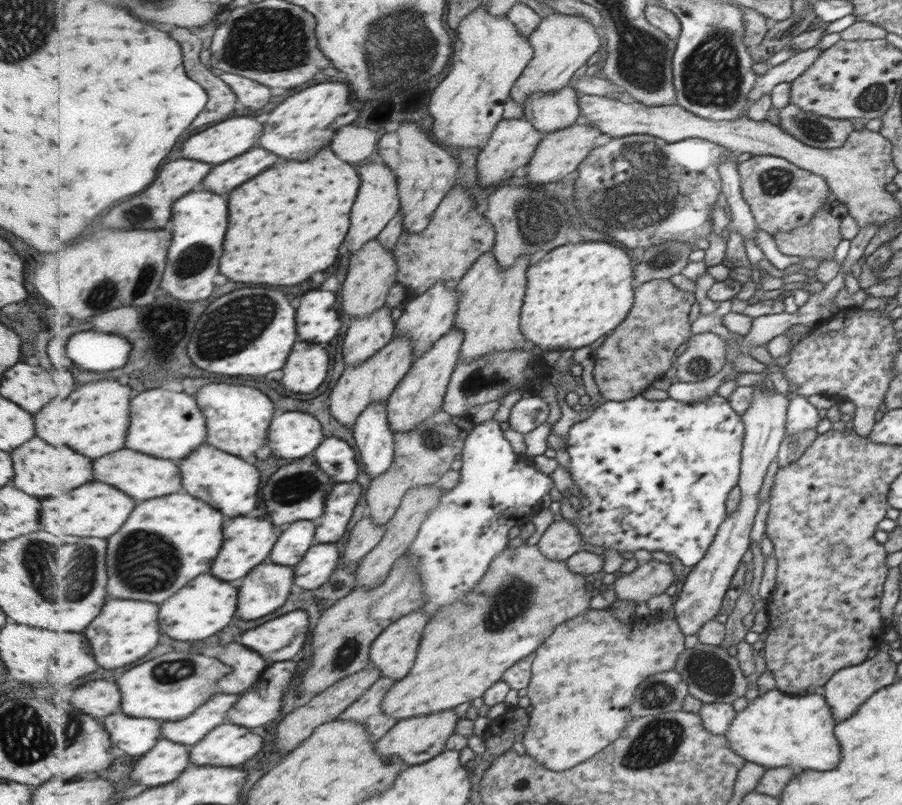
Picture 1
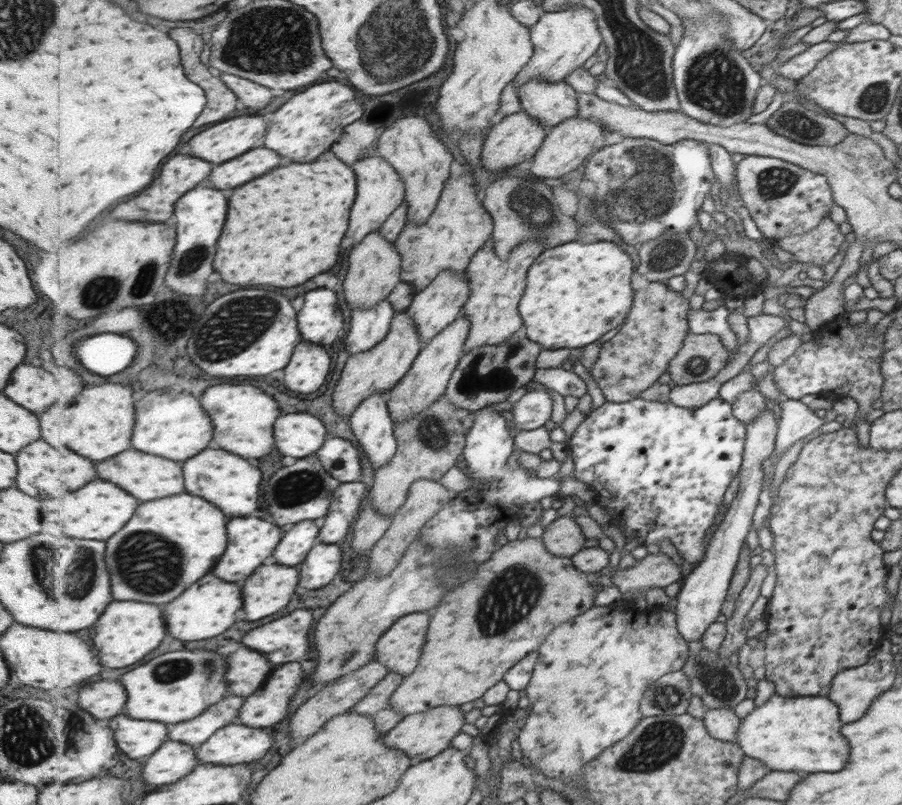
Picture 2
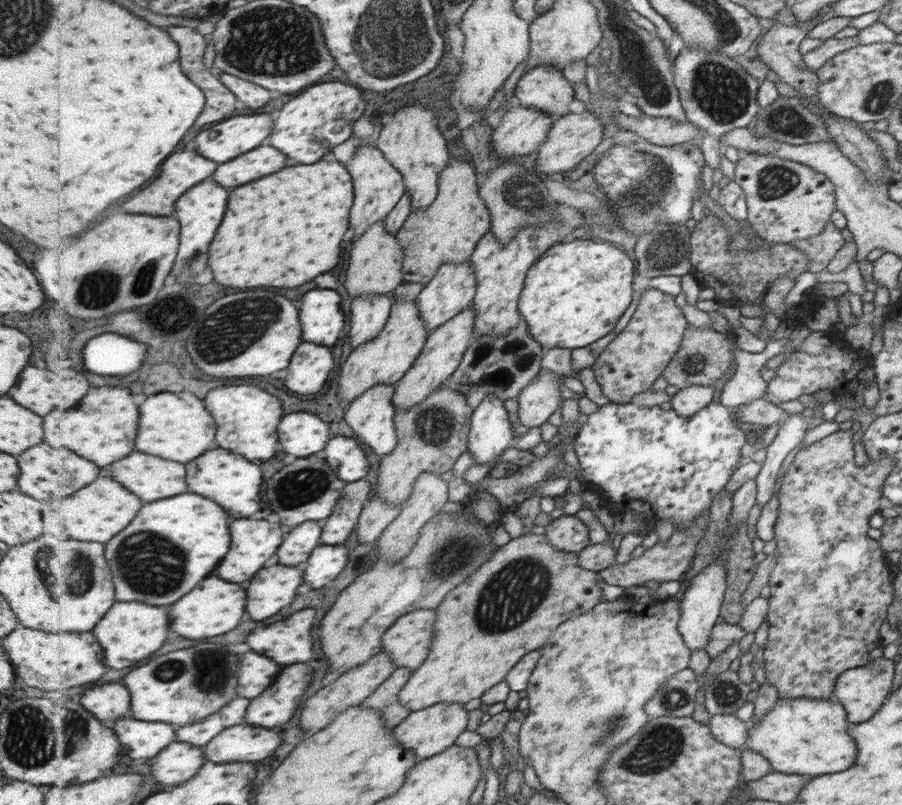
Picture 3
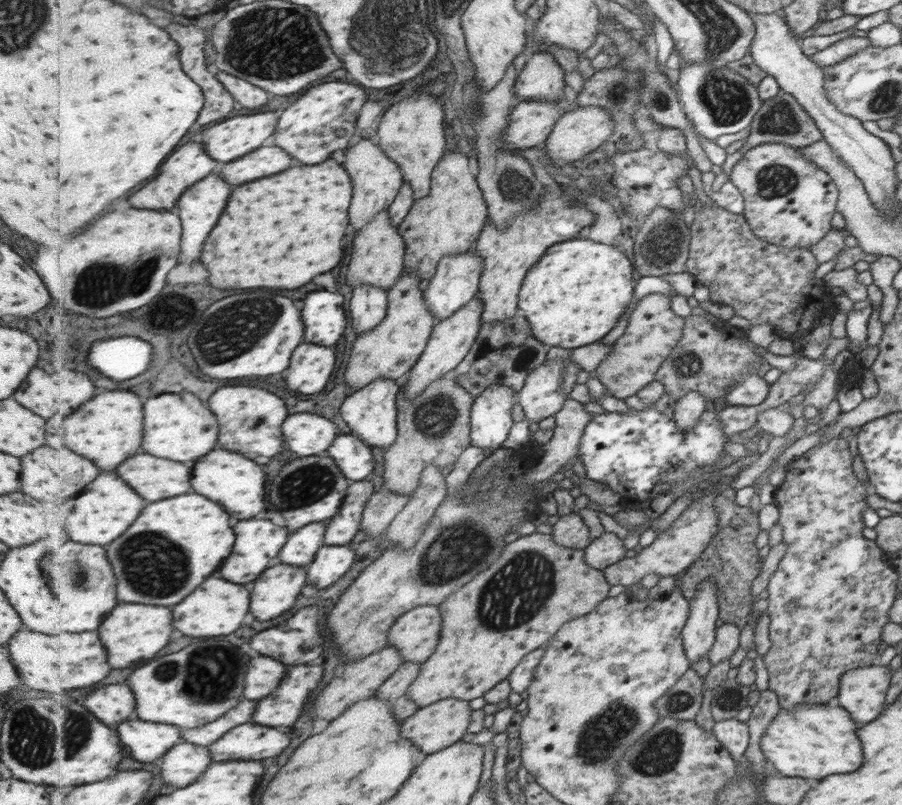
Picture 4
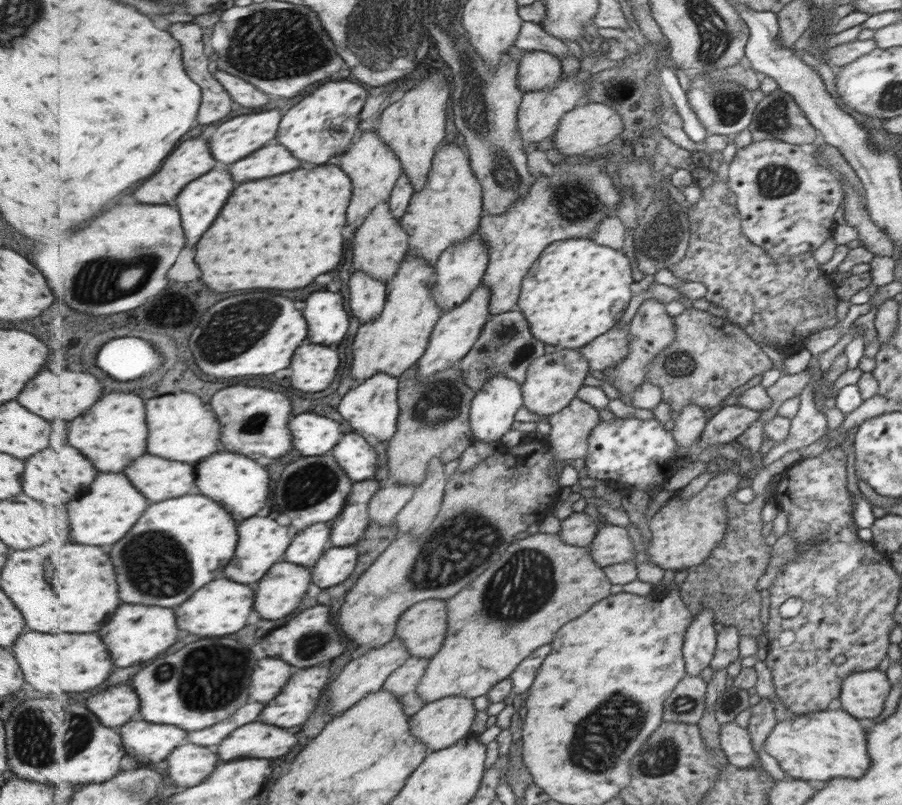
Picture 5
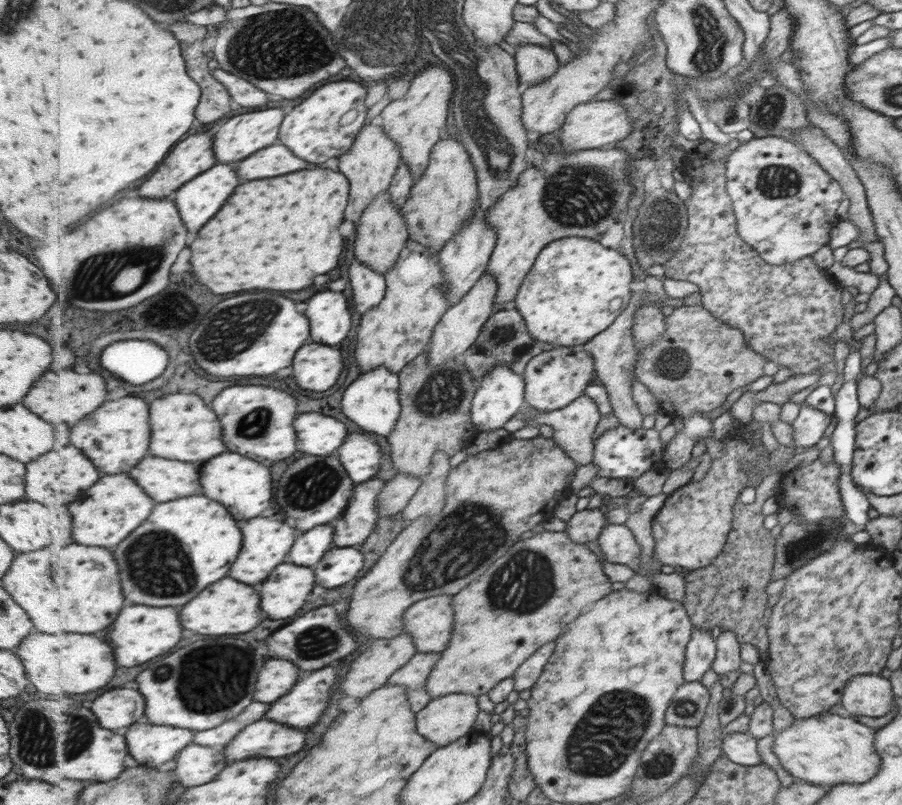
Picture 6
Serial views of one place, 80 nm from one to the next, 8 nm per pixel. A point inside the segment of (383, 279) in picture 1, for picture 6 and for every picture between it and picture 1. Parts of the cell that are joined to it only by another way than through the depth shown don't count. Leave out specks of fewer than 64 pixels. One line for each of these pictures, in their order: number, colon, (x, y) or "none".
2: (376, 265)
3: (377, 259)
4: (381, 250)
5: (381, 244)
6: (384, 233)

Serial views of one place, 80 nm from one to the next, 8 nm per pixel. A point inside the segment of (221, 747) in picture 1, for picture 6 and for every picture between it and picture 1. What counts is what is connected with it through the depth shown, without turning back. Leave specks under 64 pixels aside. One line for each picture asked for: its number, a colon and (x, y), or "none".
2: (236, 744)
3: (244, 743)
4: (248, 742)
5: (257, 740)
6: (267, 738)

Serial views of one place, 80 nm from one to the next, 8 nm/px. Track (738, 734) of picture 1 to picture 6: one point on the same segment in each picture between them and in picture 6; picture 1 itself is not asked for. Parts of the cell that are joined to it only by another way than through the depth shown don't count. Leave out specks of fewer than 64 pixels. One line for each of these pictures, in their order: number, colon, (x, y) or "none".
2: (786, 734)
3: (802, 736)
4: (807, 741)
5: (815, 746)
6: (828, 749)

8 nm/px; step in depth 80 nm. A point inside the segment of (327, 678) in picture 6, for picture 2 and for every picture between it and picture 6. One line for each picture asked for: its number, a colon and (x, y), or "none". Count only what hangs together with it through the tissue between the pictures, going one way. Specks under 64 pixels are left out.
2: (270, 706)
3: (280, 704)
4: (284, 708)
5: (296, 705)

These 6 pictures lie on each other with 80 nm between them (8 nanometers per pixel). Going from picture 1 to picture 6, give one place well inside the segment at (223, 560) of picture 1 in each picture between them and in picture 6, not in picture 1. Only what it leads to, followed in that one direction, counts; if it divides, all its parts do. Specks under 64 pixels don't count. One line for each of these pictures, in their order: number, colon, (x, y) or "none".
2: (253, 540)
3: (256, 541)
4: (258, 541)
5: (263, 542)
6: (268, 542)

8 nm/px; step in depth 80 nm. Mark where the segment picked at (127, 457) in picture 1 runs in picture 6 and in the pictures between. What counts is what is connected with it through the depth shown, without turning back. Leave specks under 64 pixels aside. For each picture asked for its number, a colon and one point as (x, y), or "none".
2: (148, 477)
3: (153, 478)
4: (156, 478)
5: (159, 478)
6: (166, 480)

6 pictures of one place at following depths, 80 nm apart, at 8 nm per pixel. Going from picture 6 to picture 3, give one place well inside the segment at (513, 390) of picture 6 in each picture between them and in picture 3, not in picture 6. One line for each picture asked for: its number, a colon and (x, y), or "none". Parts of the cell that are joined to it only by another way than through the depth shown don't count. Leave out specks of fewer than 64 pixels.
3: (491, 434)
4: (492, 419)
5: (494, 408)

